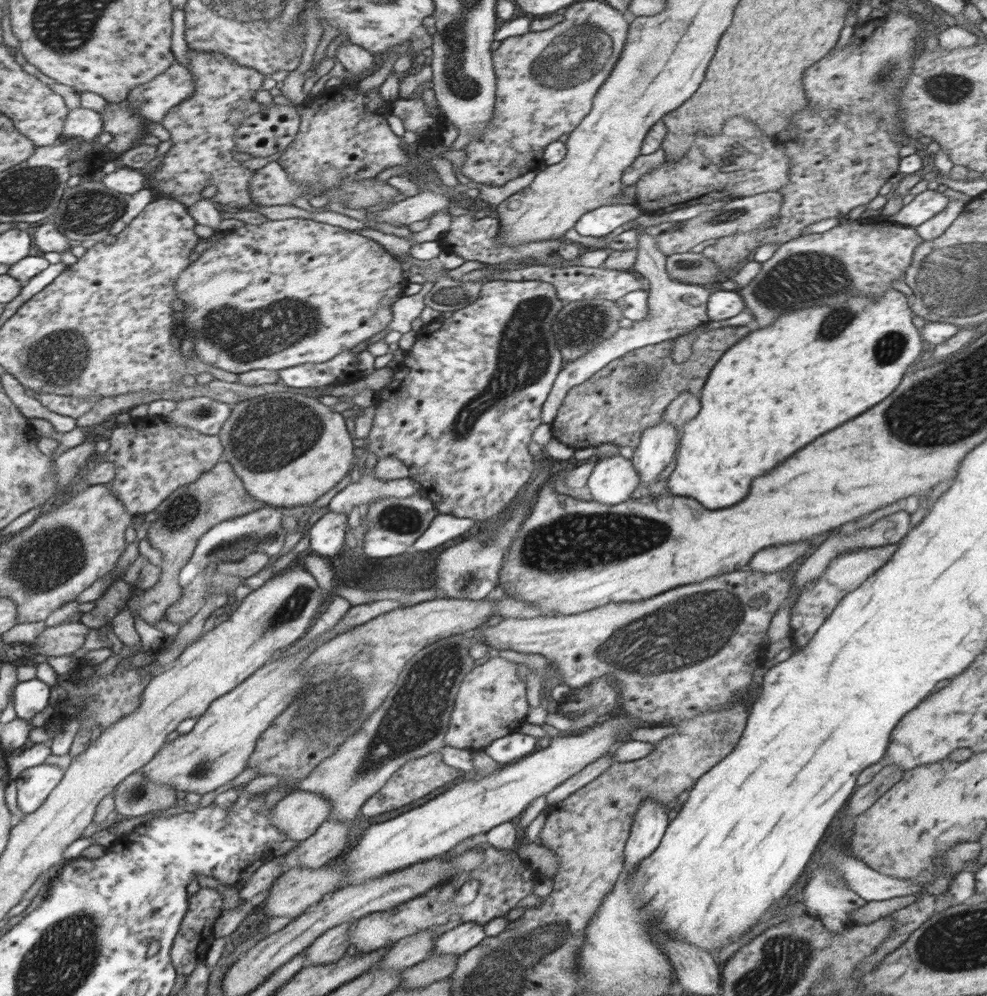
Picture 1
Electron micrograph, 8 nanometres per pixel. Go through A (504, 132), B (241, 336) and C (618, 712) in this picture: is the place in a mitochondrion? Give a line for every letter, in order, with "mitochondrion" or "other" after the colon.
A: other
B: mitochondrion
C: other

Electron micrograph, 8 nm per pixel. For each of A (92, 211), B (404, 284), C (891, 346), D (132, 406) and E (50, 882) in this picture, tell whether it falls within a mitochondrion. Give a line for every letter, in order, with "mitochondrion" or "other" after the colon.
A: mitochondrion
B: other
C: mitochondrion
D: other
E: other

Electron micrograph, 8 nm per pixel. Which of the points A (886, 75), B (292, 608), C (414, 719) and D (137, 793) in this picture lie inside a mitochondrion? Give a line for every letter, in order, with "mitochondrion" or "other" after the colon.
A: mitochondrion
B: mitochondrion
C: mitochondrion
D: mitochondrion

